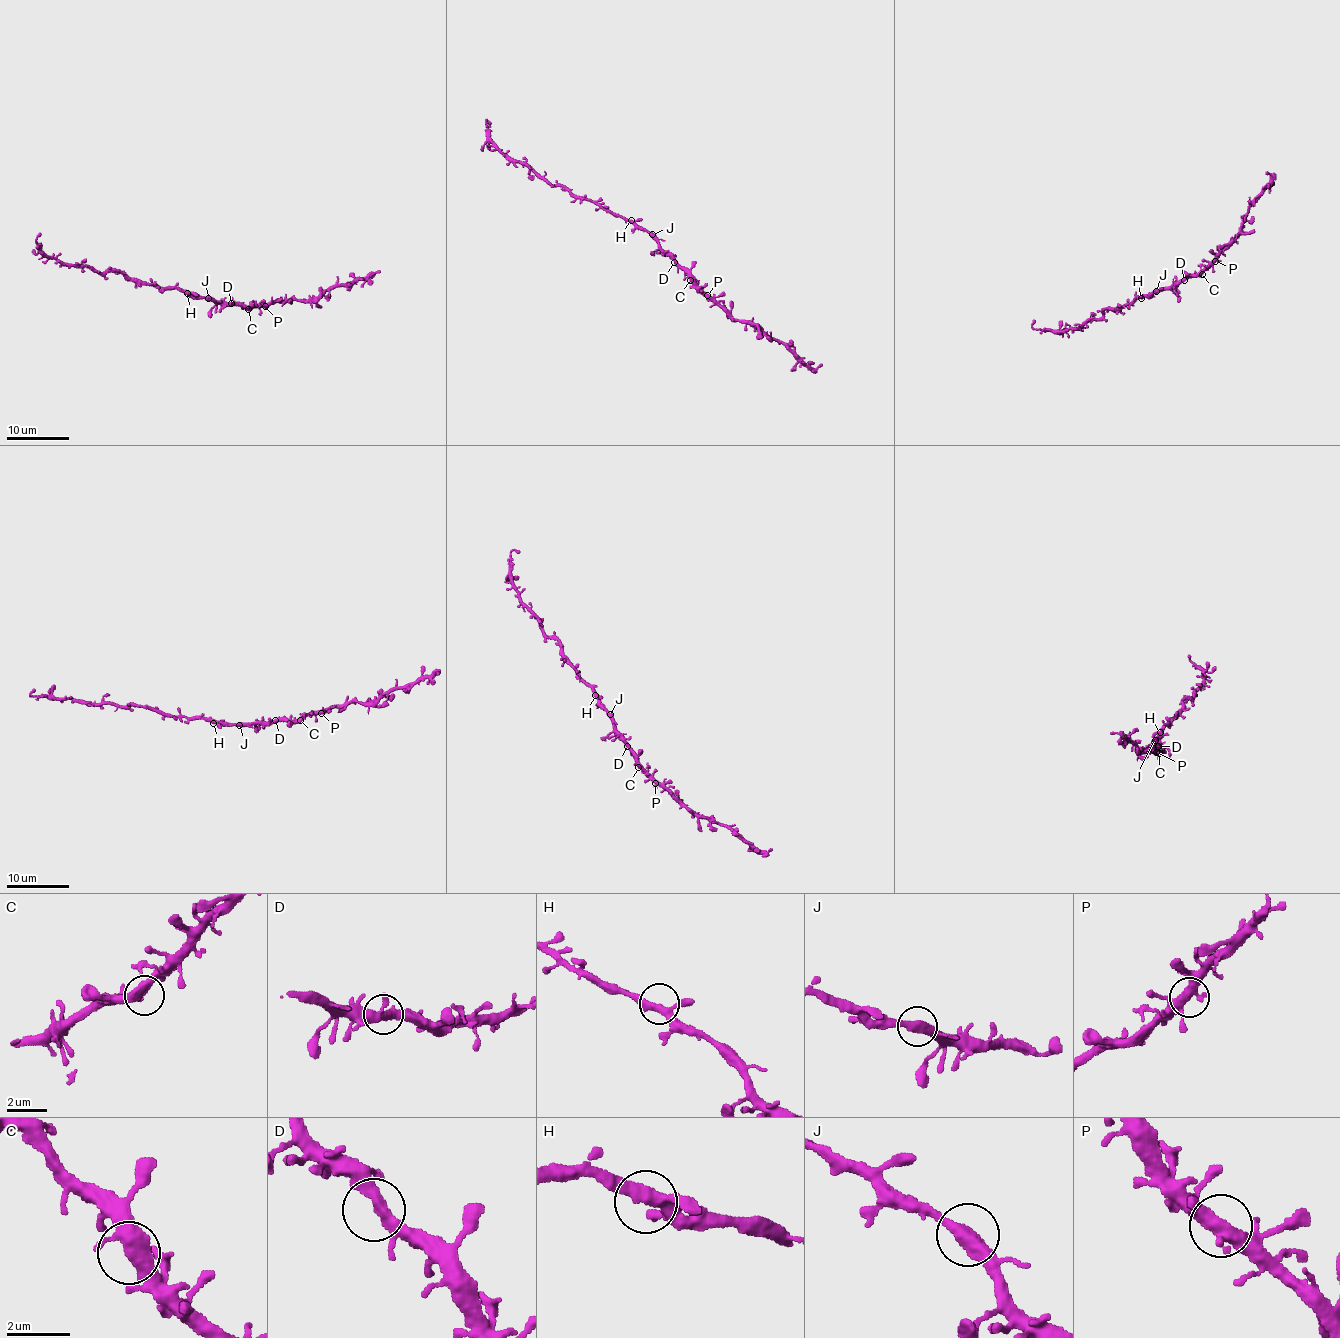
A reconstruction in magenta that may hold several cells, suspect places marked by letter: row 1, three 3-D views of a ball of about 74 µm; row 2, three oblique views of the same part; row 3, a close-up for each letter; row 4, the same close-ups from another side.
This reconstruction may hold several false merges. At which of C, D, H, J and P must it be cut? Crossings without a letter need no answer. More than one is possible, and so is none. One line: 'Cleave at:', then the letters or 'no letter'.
Cleave at: no letter

